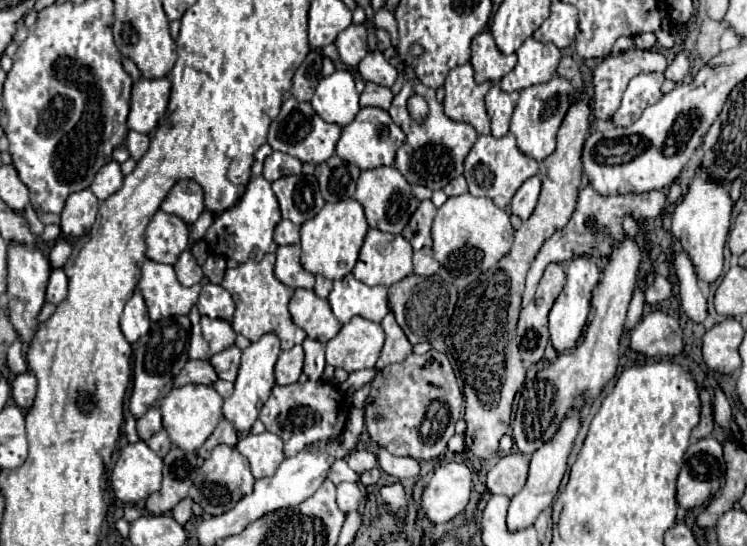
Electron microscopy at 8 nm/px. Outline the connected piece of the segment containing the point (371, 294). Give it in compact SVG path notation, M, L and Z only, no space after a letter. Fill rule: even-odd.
M347 274L341 280L335 280L335 286L329 294L329 304L335 318L345 324L353 316L363 316L373 322L381 322L389 312L387 306L387 288L385 286L367 286L359 282L353 274Z

